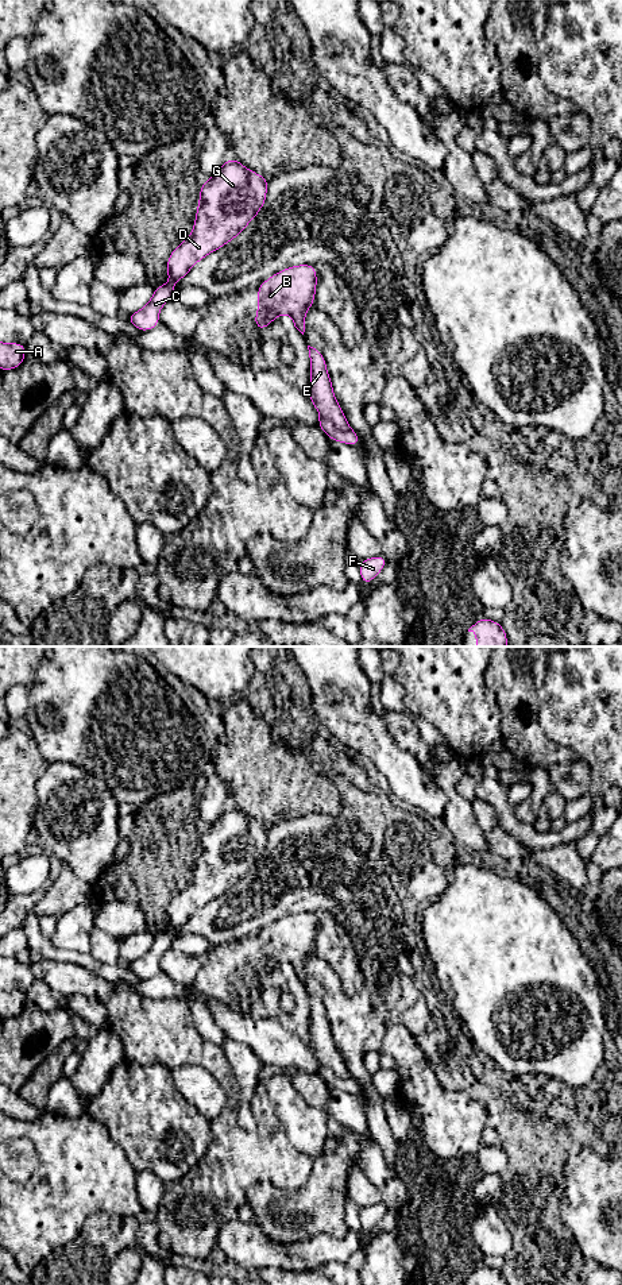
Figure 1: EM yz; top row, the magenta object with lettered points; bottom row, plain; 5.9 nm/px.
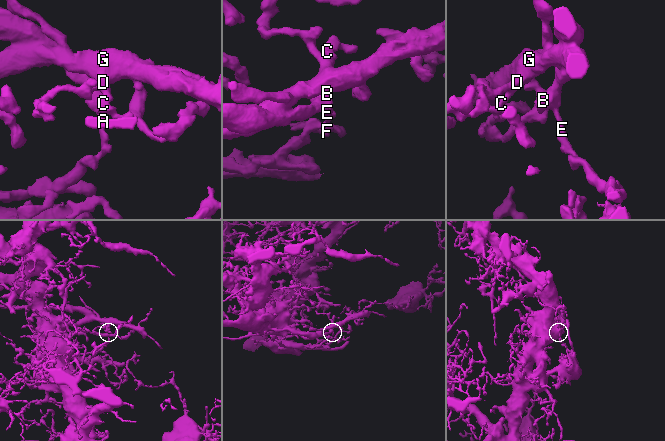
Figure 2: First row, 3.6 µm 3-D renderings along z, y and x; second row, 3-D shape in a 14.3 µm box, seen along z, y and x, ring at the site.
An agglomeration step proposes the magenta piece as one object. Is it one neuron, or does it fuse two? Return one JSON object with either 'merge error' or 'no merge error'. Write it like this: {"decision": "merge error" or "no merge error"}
{"decision": "merge error"}

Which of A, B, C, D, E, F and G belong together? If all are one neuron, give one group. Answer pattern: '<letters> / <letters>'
A C D F G / B E

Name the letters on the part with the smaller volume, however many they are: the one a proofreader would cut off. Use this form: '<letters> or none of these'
B, E

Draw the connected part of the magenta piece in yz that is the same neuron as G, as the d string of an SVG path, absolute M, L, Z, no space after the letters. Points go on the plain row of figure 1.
M232 804L208 826L200 837L200 849L192 881L167 906L167 925L170 929L166 933L157 934L148 952L131 961L127 969L142 980L155 976L159 972L161 956L171 948L175 939L174 930L185 926L198 908L235 887L251 871L263 856L267 833L268 829L264 825L248 818Z

